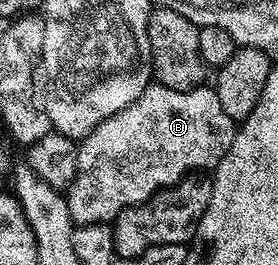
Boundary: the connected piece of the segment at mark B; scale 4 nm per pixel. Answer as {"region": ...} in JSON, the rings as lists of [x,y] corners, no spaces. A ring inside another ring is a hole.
{"region":[[[154,81],[148,83],[135,103],[121,109],[121,113],[113,113],[113,117],[94,127],[78,144],[77,169],[65,192],[72,224],[110,224],[126,207],[143,203],[161,188],[171,187],[188,173],[203,173],[206,167],[207,170],[215,168],[233,145],[236,130],[236,120],[221,109],[221,101],[210,86],[178,91]]]}

